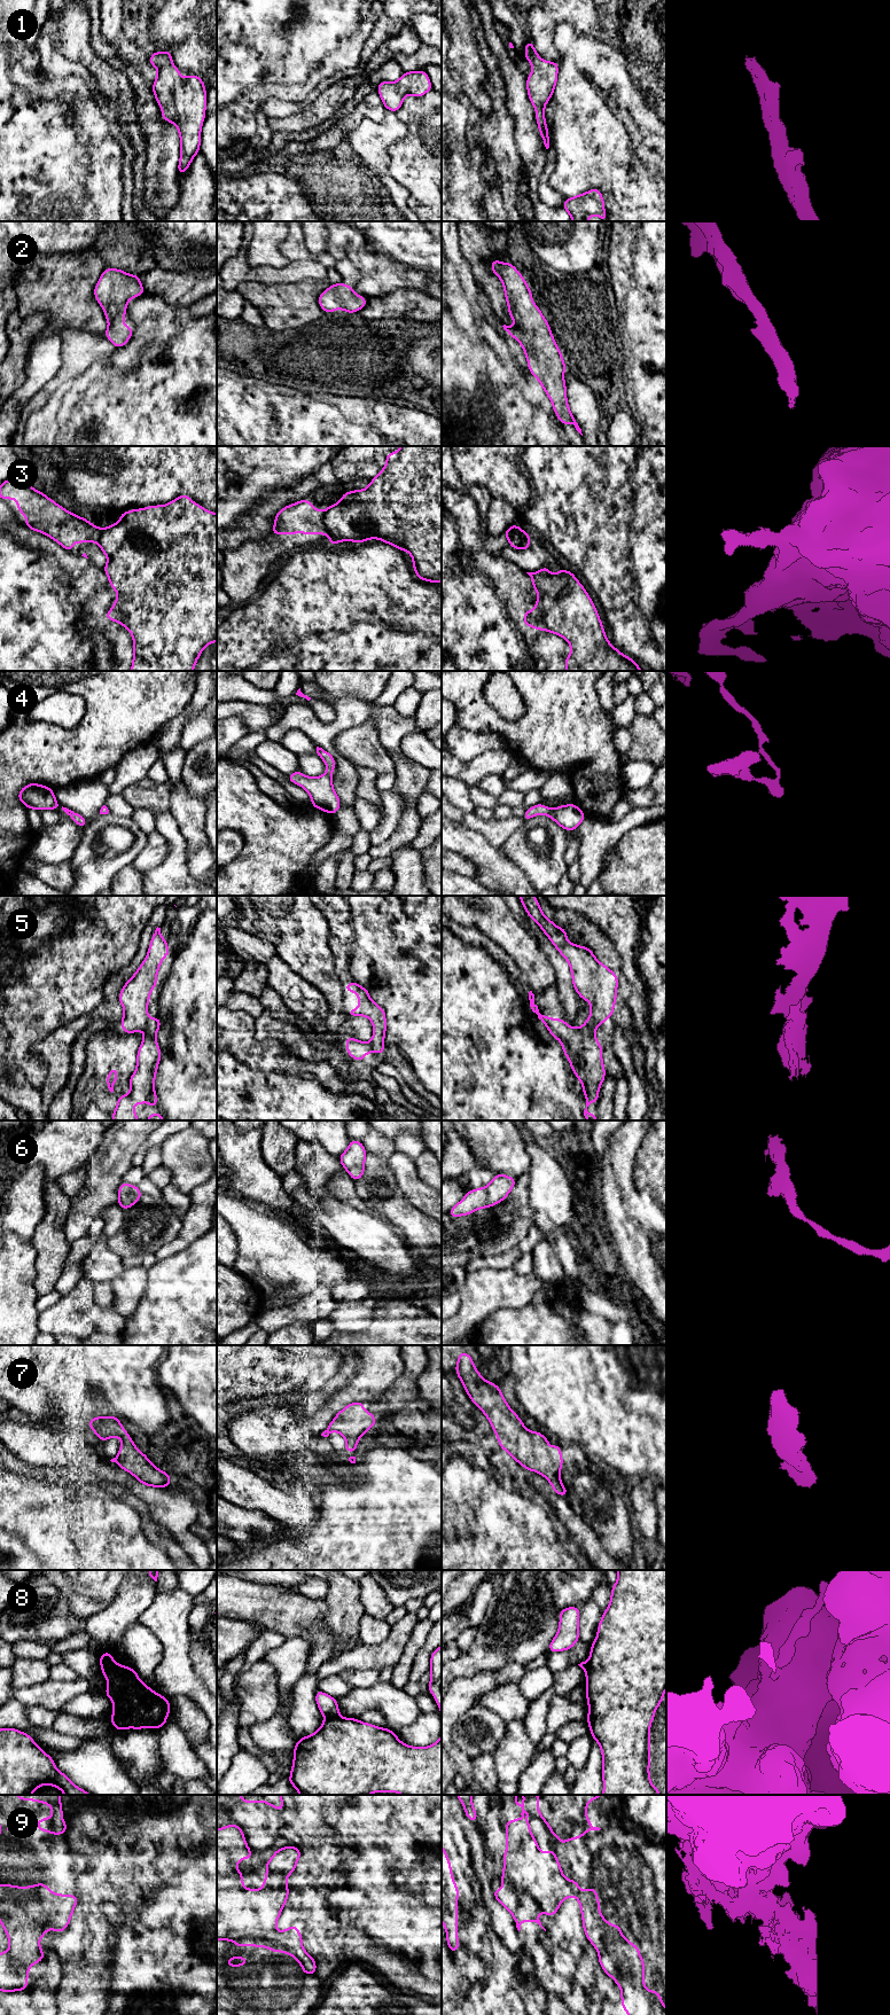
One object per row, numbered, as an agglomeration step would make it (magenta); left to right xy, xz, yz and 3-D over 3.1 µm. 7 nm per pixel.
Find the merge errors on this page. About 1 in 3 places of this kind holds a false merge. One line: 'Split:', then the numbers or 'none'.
Split: 3, 5, 8, 9

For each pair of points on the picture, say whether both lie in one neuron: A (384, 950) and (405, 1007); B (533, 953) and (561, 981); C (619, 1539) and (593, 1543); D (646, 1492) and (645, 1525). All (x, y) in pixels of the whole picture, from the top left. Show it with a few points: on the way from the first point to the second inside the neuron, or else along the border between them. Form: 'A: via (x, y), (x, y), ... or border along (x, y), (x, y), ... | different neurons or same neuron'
A: via (397, 963), (401, 968), (401, 993) | same neuron
B: border along (543, 951), (554, 970), (556, 985) | different neurons
C: border along (585, 1520), (600, 1540), (601, 1546), (615, 1557) | different neurons
D: via (645, 1500), (645, 1517) | same neuron

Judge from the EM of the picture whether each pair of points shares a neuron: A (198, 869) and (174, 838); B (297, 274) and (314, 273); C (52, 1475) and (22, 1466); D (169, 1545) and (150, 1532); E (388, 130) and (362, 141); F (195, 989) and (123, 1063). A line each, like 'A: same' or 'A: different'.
A: different
B: same
C: same
D: same
E: same
F: different

